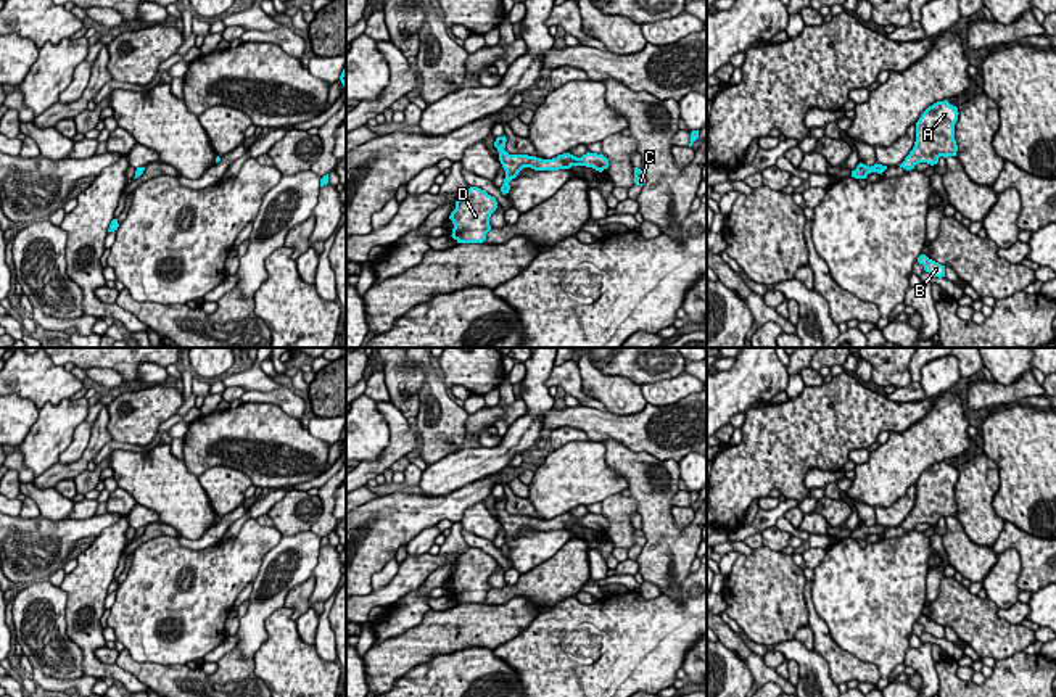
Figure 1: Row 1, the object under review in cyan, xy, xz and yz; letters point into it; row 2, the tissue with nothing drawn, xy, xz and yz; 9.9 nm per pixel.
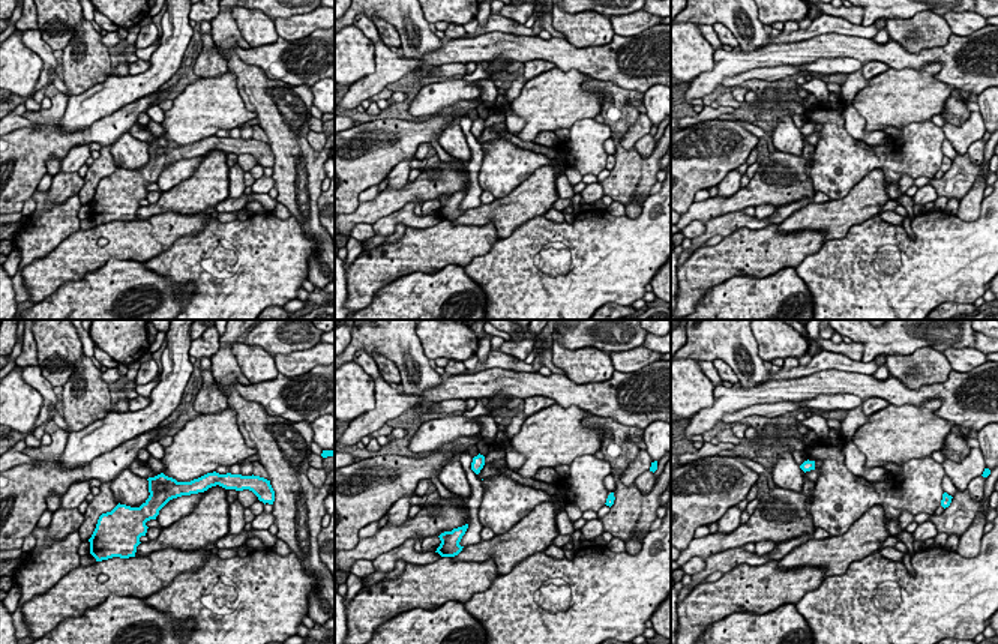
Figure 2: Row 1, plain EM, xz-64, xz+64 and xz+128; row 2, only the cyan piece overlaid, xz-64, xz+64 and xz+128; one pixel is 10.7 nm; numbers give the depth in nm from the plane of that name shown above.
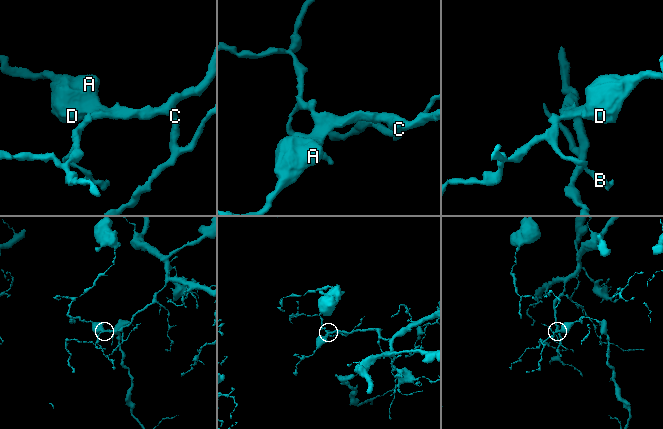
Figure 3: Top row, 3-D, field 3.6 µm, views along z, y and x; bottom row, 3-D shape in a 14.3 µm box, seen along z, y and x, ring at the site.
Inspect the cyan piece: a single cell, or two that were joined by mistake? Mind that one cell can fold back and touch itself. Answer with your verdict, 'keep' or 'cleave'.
keep

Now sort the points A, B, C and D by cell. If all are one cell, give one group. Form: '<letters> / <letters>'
A B C D

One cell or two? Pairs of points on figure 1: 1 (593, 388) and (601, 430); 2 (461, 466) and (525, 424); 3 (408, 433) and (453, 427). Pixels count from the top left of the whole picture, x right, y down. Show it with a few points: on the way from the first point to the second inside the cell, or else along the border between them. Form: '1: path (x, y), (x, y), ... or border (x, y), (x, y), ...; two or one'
1: border (643, 408), (630, 414), (610, 414), (606, 411); two
2: path (478, 462), (498, 457), (514, 441); one
3: border (414, 427), (419, 446); two

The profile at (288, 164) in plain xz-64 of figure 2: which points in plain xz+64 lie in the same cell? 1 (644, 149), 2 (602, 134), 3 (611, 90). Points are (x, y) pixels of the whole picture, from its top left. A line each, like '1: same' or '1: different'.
1: different
2: different
3: same

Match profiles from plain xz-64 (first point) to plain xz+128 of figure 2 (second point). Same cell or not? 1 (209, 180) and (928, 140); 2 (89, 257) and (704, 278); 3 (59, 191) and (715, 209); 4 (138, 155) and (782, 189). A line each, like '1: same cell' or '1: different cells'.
1: different cells
2: same cell
3: same cell
4: different cells

